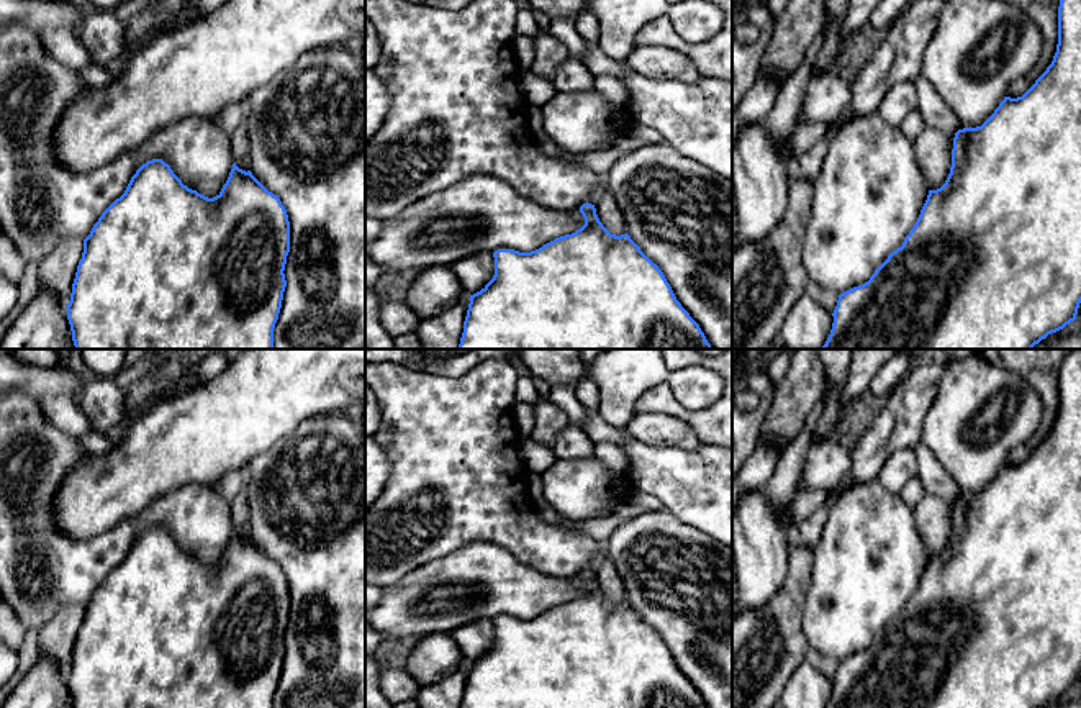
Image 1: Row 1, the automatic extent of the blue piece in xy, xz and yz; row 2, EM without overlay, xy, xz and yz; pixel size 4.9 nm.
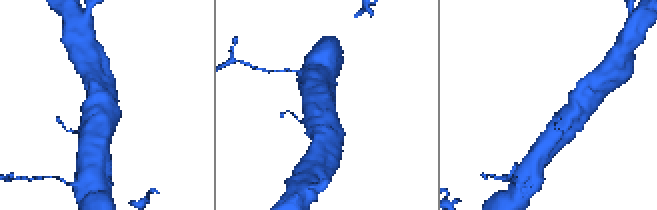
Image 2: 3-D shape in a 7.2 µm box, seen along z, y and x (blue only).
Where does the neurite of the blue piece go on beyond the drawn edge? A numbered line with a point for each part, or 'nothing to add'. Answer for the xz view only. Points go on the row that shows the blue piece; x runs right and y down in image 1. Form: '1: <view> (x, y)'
1: xz (598, 192)

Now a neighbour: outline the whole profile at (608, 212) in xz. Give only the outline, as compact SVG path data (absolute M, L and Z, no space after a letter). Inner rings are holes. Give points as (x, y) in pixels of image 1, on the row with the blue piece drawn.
M606 188L601 200L595 205L596 215L603 226L616 236L626 234L626 221L613 193Z

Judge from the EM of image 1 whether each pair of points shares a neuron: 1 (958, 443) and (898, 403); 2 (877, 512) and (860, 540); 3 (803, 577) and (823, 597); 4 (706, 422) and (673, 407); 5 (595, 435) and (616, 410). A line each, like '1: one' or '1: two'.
1: two
2: one
3: two
4: one
5: two

